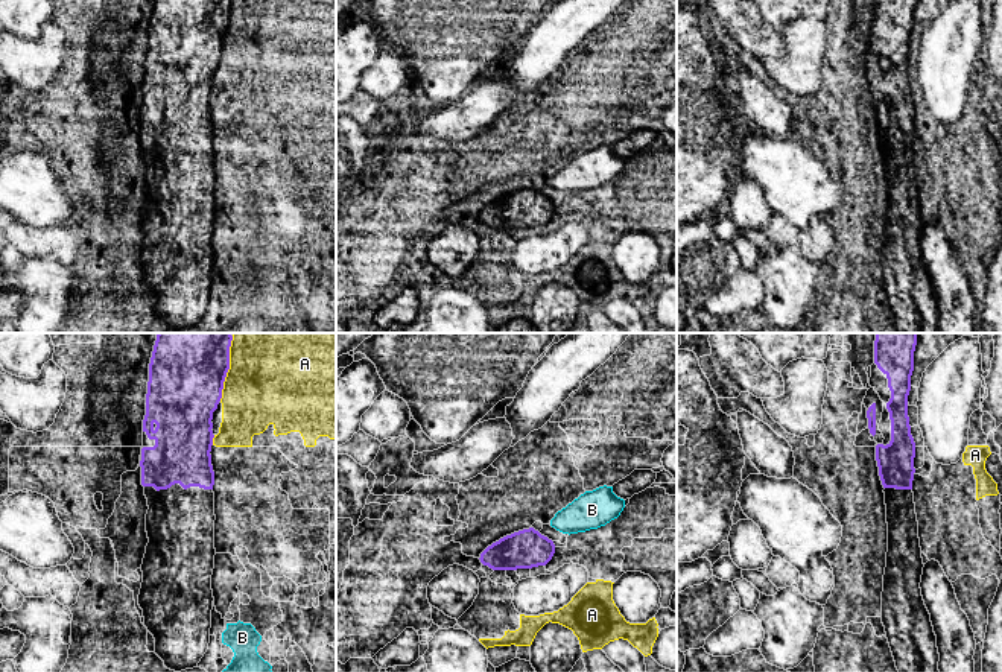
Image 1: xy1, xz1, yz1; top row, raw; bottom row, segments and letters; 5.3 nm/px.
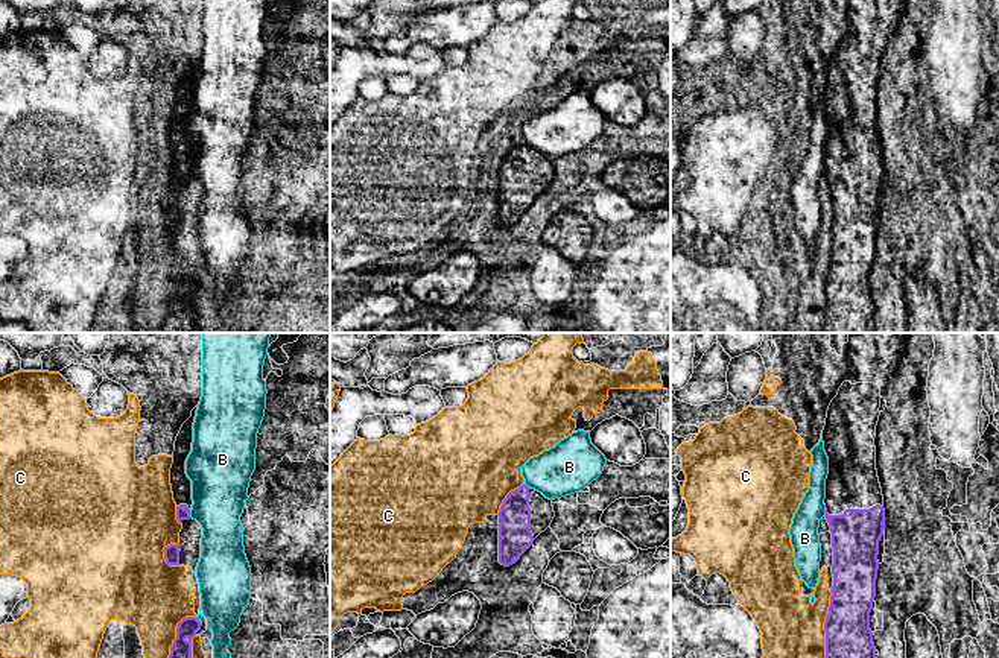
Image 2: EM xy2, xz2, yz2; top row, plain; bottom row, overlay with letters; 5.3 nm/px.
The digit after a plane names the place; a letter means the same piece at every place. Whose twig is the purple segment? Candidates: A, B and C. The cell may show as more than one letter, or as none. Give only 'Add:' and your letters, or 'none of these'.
Add: none of these

